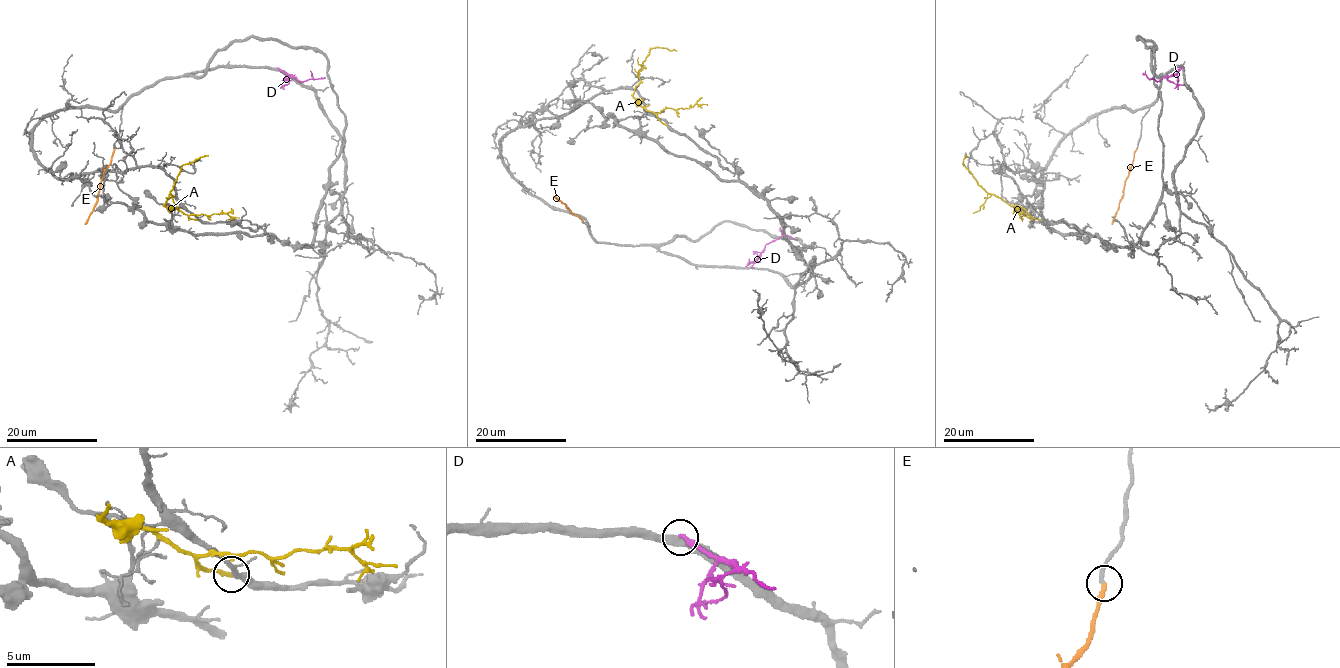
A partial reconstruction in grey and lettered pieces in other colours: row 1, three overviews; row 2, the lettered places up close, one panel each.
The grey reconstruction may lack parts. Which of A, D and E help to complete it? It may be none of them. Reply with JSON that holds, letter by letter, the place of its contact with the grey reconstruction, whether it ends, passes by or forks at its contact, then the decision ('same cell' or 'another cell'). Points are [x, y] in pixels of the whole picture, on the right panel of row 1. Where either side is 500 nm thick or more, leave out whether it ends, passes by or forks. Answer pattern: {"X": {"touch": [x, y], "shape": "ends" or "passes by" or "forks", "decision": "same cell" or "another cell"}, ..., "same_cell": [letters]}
{"A": {"touch": [1040, 220], "shape": "ends", "decision": "another cell"}, "D": {"touch": [1182, 68], "shape": "ends", "decision": "another cell"}, "E": {"touch": [1136, 148], "shape": "ends", "decision": "another cell"}, "same_cell": []}

